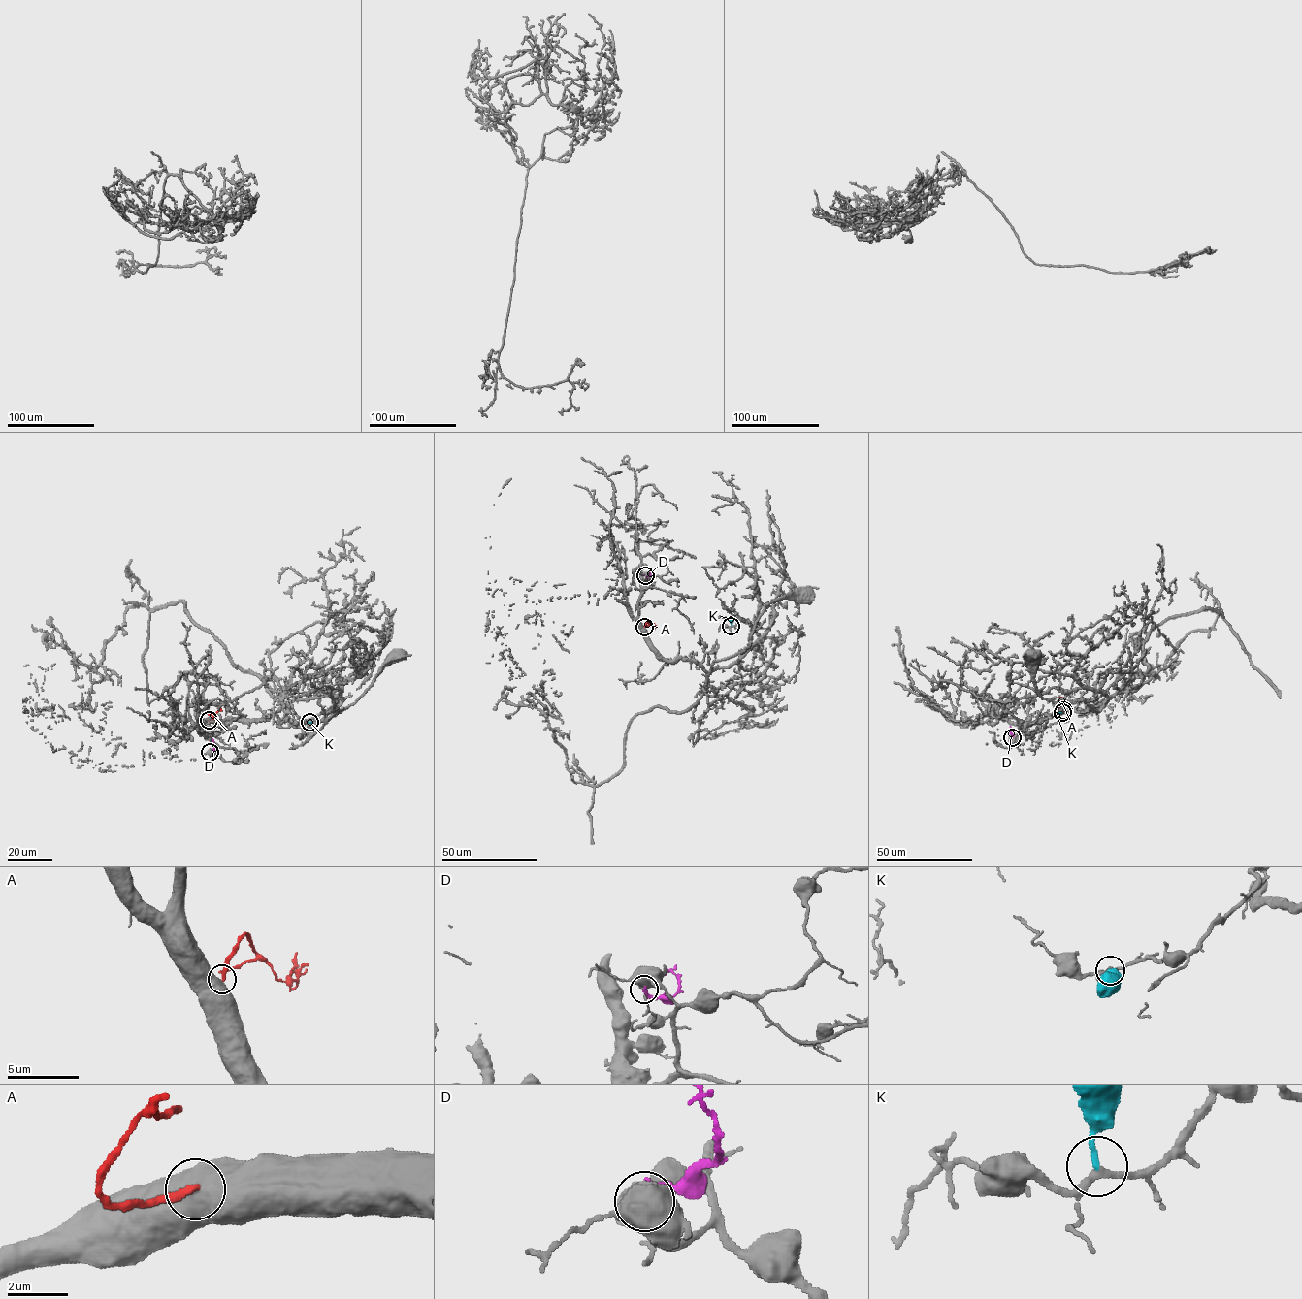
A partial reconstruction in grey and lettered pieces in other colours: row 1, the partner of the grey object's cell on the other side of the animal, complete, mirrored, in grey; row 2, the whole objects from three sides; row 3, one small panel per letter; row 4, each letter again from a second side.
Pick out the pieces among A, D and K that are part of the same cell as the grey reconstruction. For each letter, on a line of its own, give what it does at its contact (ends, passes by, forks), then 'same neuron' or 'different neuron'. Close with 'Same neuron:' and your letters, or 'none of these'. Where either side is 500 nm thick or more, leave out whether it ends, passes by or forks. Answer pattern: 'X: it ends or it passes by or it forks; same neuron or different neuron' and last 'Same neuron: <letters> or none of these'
A: same neuron
D: different neuron
K: it ends; different neuron
Same neuron: A

